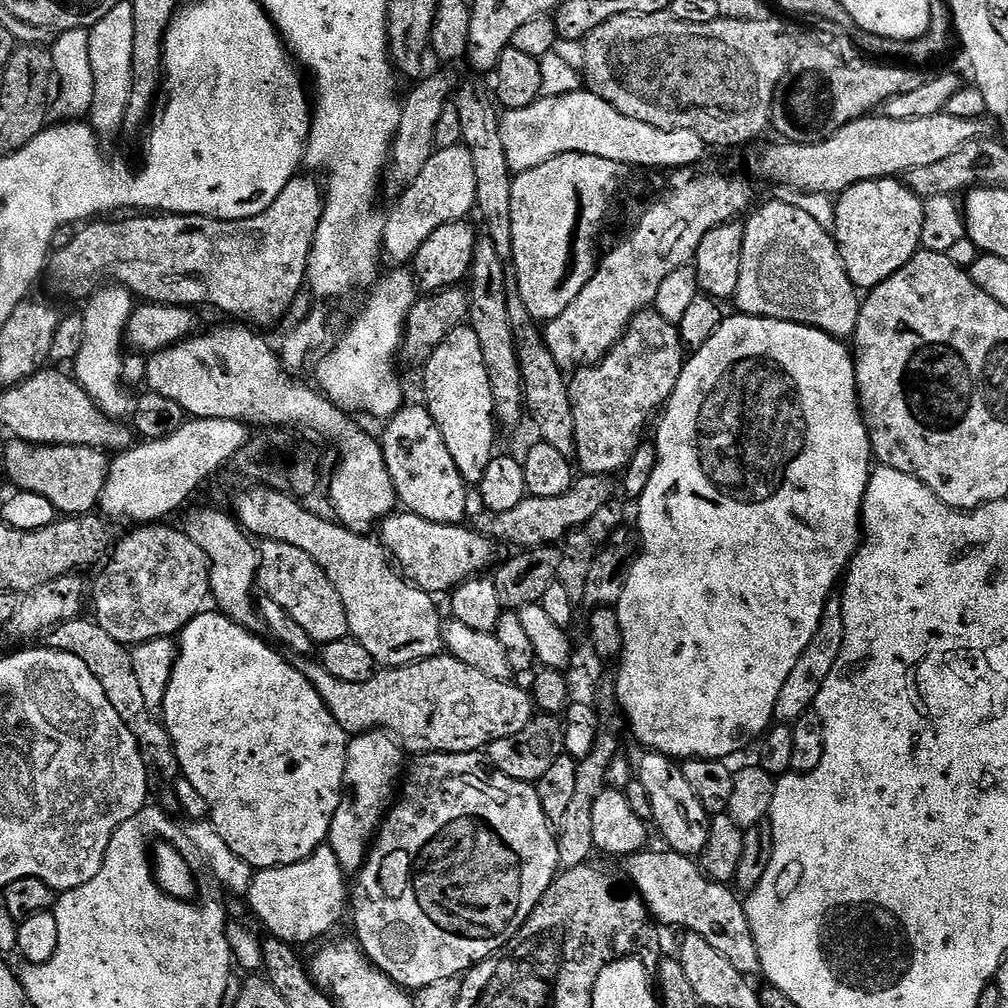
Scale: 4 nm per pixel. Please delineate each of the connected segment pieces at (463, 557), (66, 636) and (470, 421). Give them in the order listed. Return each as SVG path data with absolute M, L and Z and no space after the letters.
M397 510L382 521L379 532L379 543L394 561L395 567L405 580L423 592L451 593L459 584L465 584L466 581L487 573L484 571L488 567L493 567L493 541L487 535L484 537L471 532L468 526L430 522L413 512Z
M77 618L70 622L62 622L59 626L53 628L46 637L47 647L54 652L74 654L78 658L82 658L82 662L86 662L86 667L90 670L90 674L94 674L94 678L98 678L98 682L102 682L102 690L106 690L106 698L110 698L110 706L114 706L115 712L118 713L118 718L122 718L122 722L126 722L126 730L130 730L130 734L134 734L134 738L140 747L144 764L148 768L149 777L156 778L156 776L160 776L162 783L168 784L168 786L175 785L180 776L180 763L176 757L176 751L167 728L158 719L157 713L152 712L150 706L146 706L146 697L142 694L142 684L138 674L134 674L134 662L132 661L131 651L114 638L110 638L110 634L106 634L106 630L102 630L102 626L96 623L95 619L84 619Z
M471 326L454 330L436 347L434 354L430 354L422 371L425 400L423 403L434 418L442 438L446 438L446 450L450 450L450 458L454 458L454 466L458 466L462 478L467 480L469 485L479 485L480 479L486 474L486 466L490 466L497 451L498 421L494 410L494 394L490 390L490 374L486 374L486 358L482 358L482 342L478 342L478 334L474 334Z

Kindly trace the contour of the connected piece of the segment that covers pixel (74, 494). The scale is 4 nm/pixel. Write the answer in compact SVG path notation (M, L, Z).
M15 438L4 448L4 468L12 479L13 489L38 494L64 518L79 518L97 511L102 498L108 467L109 453L103 448L77 444L27 444Z

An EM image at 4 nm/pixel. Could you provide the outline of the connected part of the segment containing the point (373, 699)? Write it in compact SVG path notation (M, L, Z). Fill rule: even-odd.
M450 654L432 656L429 660L419 660L416 664L407 664L401 668L385 667L365 684L338 682L323 664L312 658L297 659L295 666L316 687L322 702L349 737L383 730L395 737L408 754L480 752L502 738L518 734L518 730L526 730L534 718L532 694L527 687L519 688L512 680L490 678L482 674L482 670L474 670L474 666L466 666L466 662Z

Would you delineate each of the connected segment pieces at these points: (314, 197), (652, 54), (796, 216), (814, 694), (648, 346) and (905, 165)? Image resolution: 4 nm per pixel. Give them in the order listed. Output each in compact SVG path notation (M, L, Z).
M297 174L292 181L282 190L282 194L262 214L258 214L249 220L214 220L210 216L177 216L175 214L136 214L133 220L116 220L120 218L100 218L95 222L88 222L83 225L74 237L73 241L63 247L62 250L52 252L50 256L50 272L52 268L52 280L68 296L73 296L79 302L87 301L88 297L97 288L111 282L116 286L123 286L132 293L133 297L149 304L178 304L181 306L197 306L196 304L217 304L224 312L232 316L249 316L251 323L272 324L280 320L288 312L288 307L296 300L296 295L306 284L308 274L308 259L312 253L312 243L316 237L316 231L320 225L320 219L324 214L324 193L325 189L311 175Z
M668 12L610 18L610 22L602 22L602 26L598 26L598 30L591 32L582 41L582 48L584 48L582 76L586 81L587 91L610 102L610 106L614 106L614 110L626 114L626 118L634 118L638 122L658 126L658 130L694 130L694 134L698 134L698 138L702 138L702 142L706 146L712 147L713 144L716 148L736 148L739 144L748 144L751 140L758 139L764 131L769 131L772 103L776 100L776 93L780 91L780 83L784 81L784 75L792 61L792 54L798 47L797 41L792 41L792 36L782 21L764 19L726 20L721 18L714 22L706 22L706 26L690 26L690 22L678 22L678 18L674 18Z
M778 199L771 203L762 205L756 213L753 211L744 224L742 271L738 273L738 290L734 297L734 304L740 307L737 309L745 316L794 322L837 338L855 337L862 296L846 274L835 235L825 225L814 222L810 214L798 210L798 206L784 204Z
M833 594L826 602L818 630L814 630L814 638L810 638L810 646L806 646L806 650L802 650L802 658L794 662L790 678L782 682L782 694L778 694L775 714L779 723L791 725L815 705L826 678L830 678L830 670L834 670L834 662L838 662L838 654L842 654L842 642L845 638L844 602L839 595Z
M645 310L631 320L624 337L604 355L599 364L581 368L573 375L576 377L571 377L568 393L574 410L574 460L581 473L602 475L605 478L614 477L612 475L615 472L616 475L623 473L645 439L644 427L647 426L648 419L652 415L655 417L674 394L685 359L686 349L680 340L679 327L666 322L666 318L662 318L662 314L656 311Z
M945 111L930 118L914 118L913 120L898 120L883 114L869 114L860 120L842 126L838 134L822 142L813 144L775 142L776 144L761 150L760 157L756 160L756 172L764 180L773 180L773 185L776 186L836 198L841 192L858 182L900 178L910 170L914 170L914 166L930 166L933 162L939 162L940 159L962 150L966 142L981 139L985 135L984 126L979 120L954 118Z

